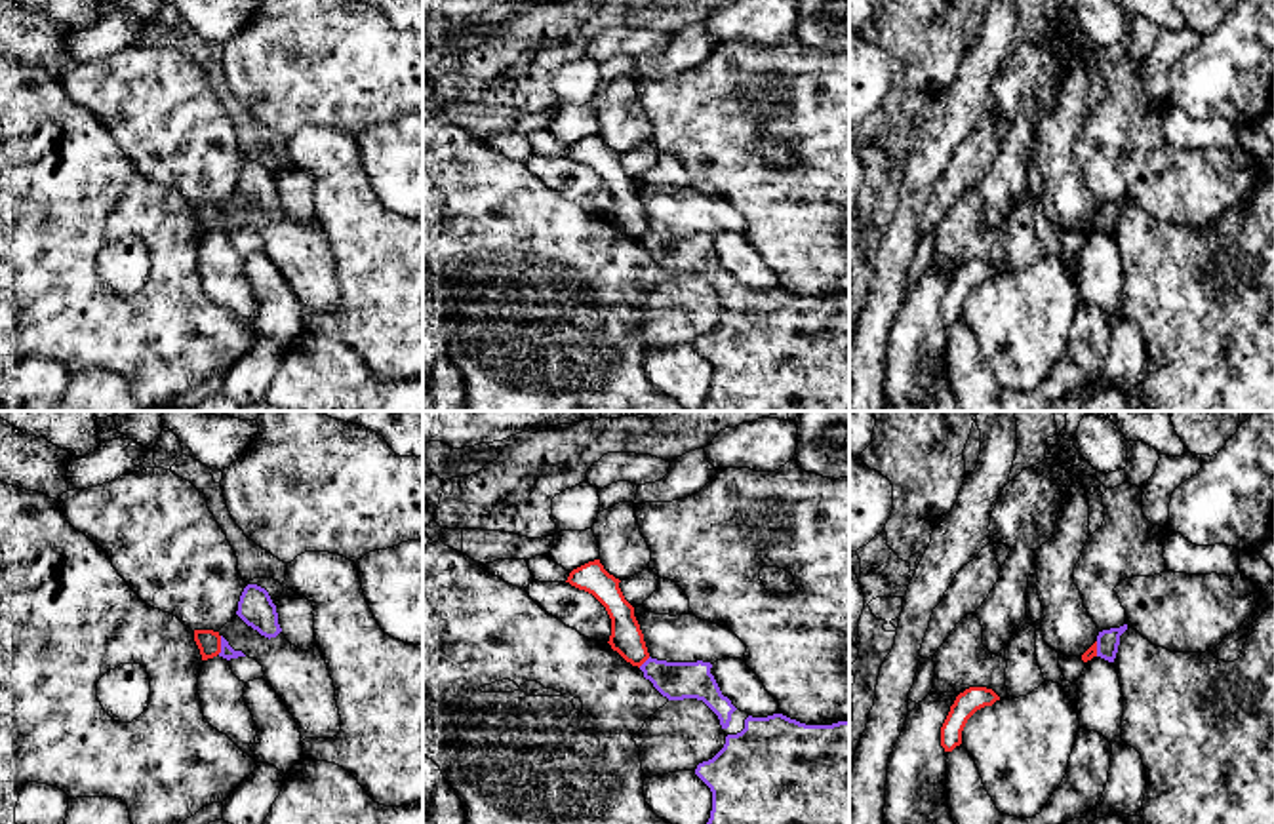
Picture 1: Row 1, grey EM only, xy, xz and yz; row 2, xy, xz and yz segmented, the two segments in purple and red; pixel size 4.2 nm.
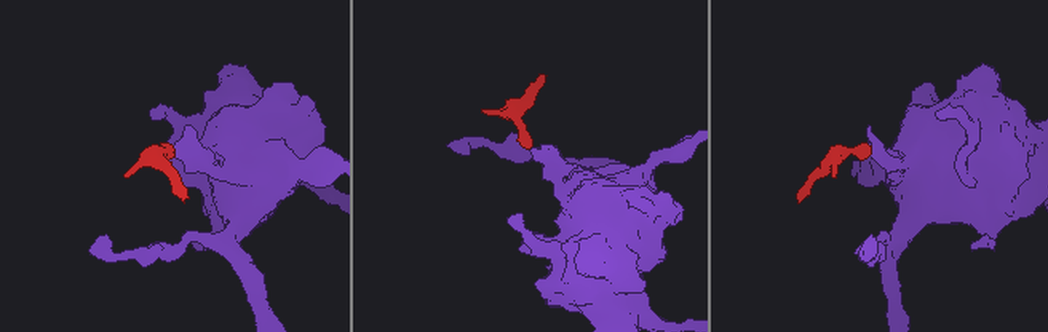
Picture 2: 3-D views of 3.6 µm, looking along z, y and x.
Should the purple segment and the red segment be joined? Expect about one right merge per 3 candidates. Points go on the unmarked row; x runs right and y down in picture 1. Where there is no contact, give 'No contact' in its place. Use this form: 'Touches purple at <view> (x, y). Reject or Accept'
Touches purple at xy (221, 219). Reject

